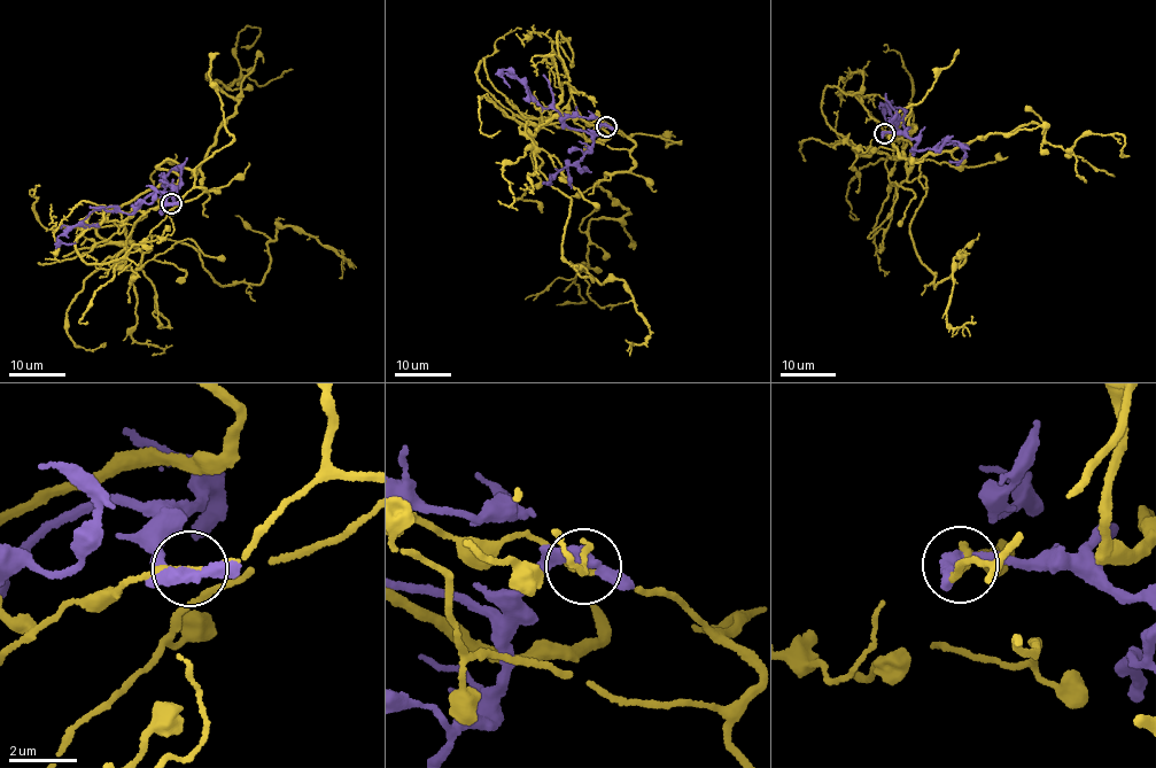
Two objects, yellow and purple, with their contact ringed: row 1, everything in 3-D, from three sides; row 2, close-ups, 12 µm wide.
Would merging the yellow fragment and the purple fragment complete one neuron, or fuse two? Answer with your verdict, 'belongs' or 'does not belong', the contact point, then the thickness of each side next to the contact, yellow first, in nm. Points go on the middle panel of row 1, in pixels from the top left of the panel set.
does not belong; at (606, 126); 140 nm thick on the yellow side, 360 nm on the other

